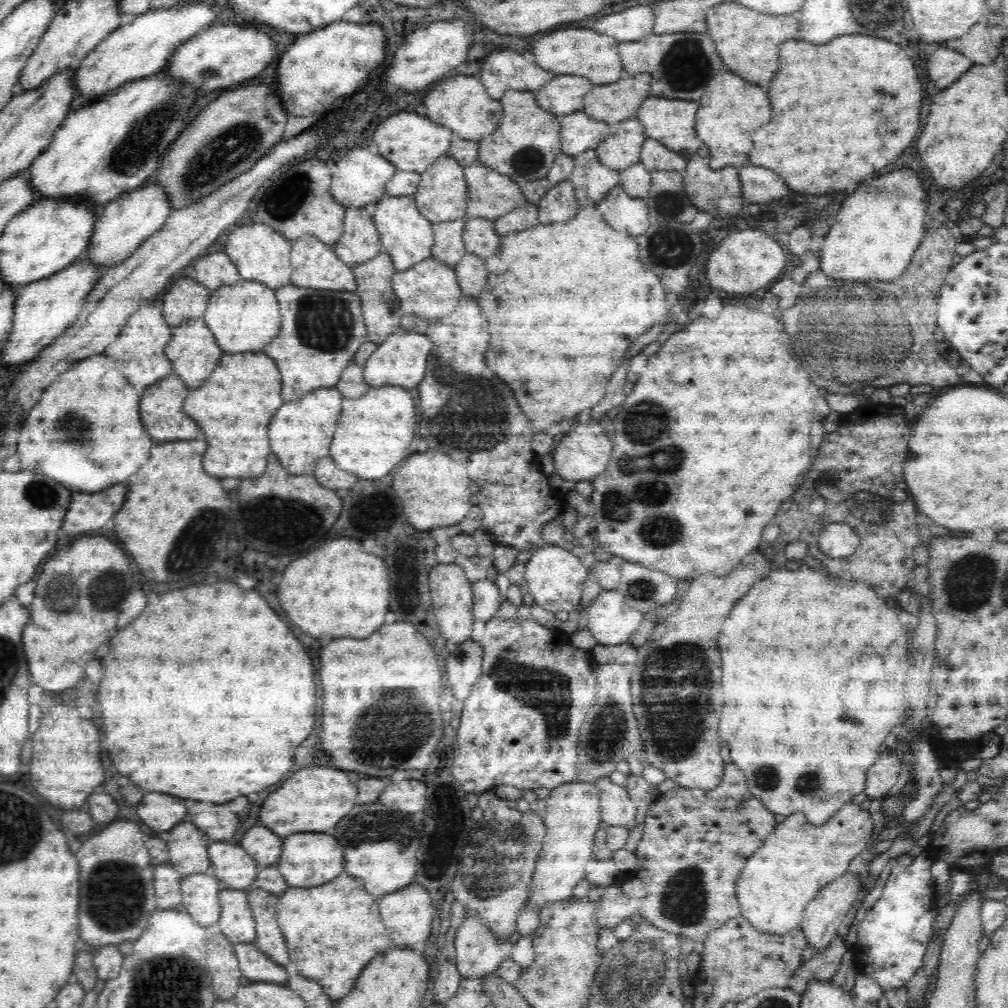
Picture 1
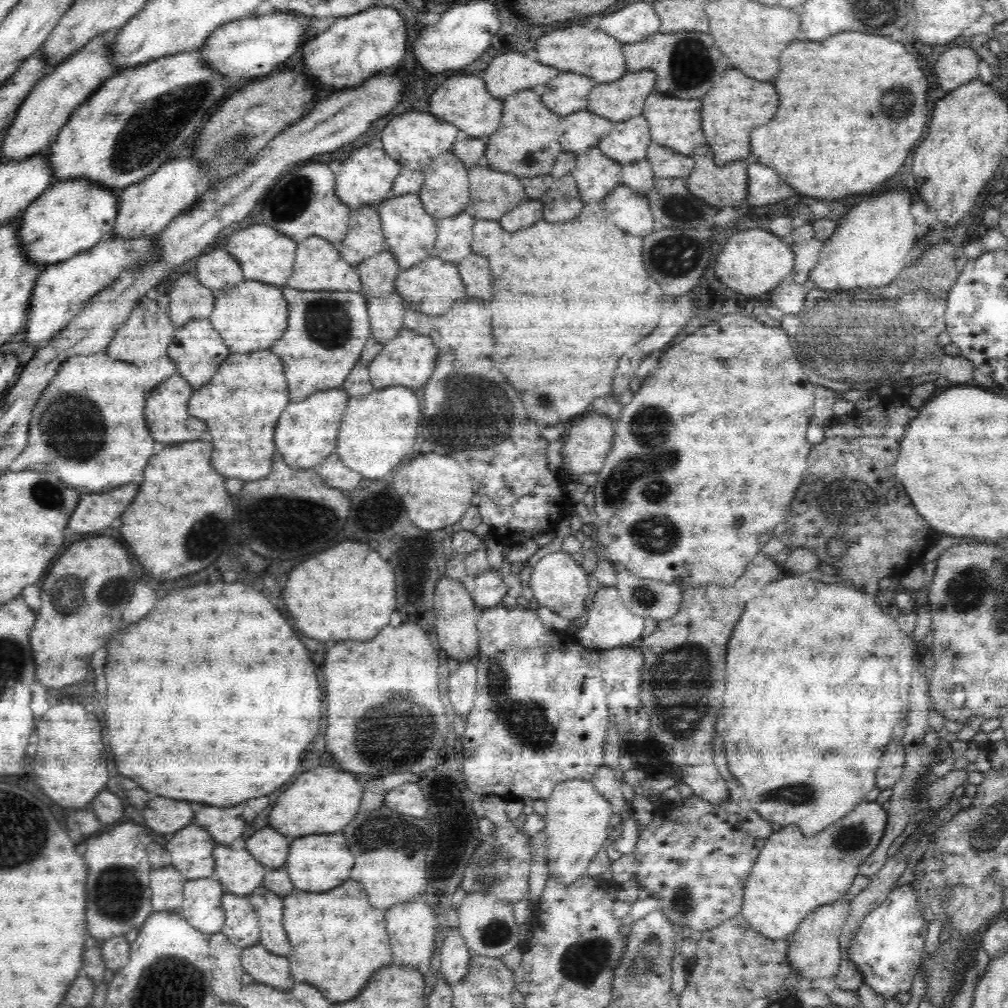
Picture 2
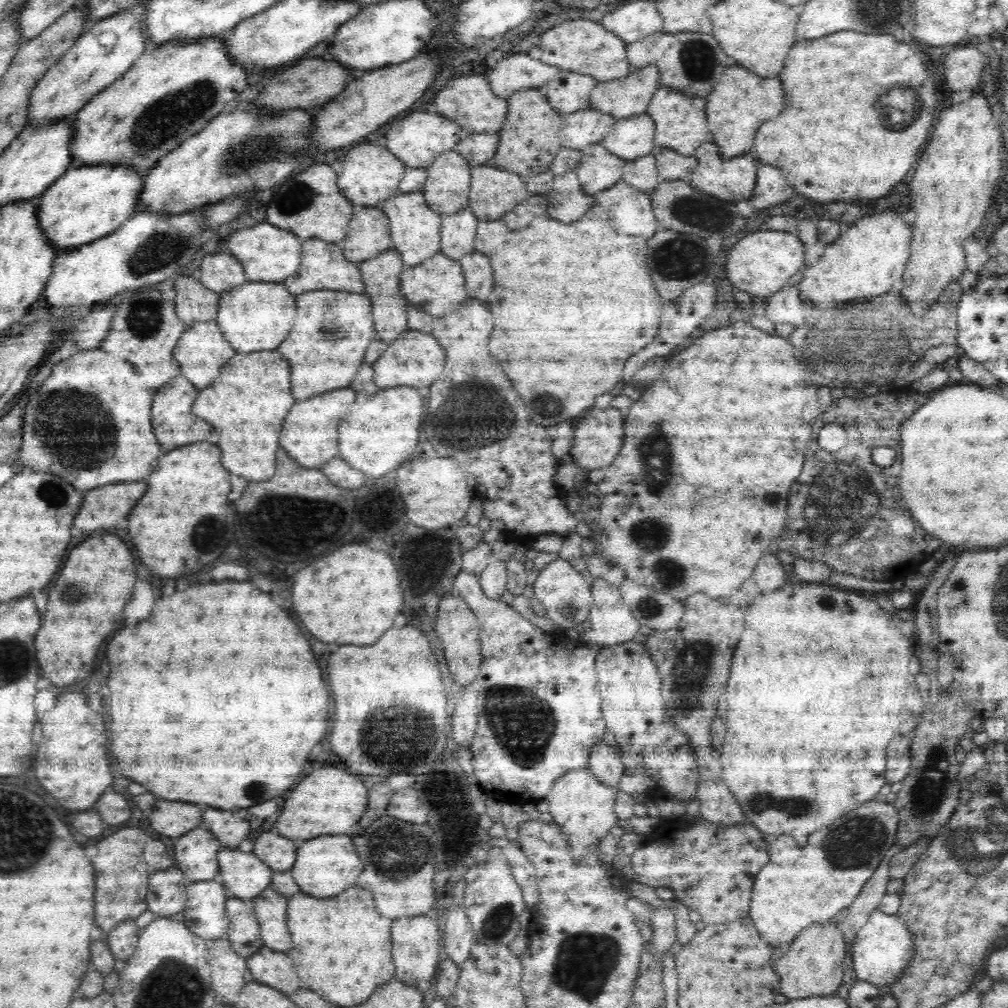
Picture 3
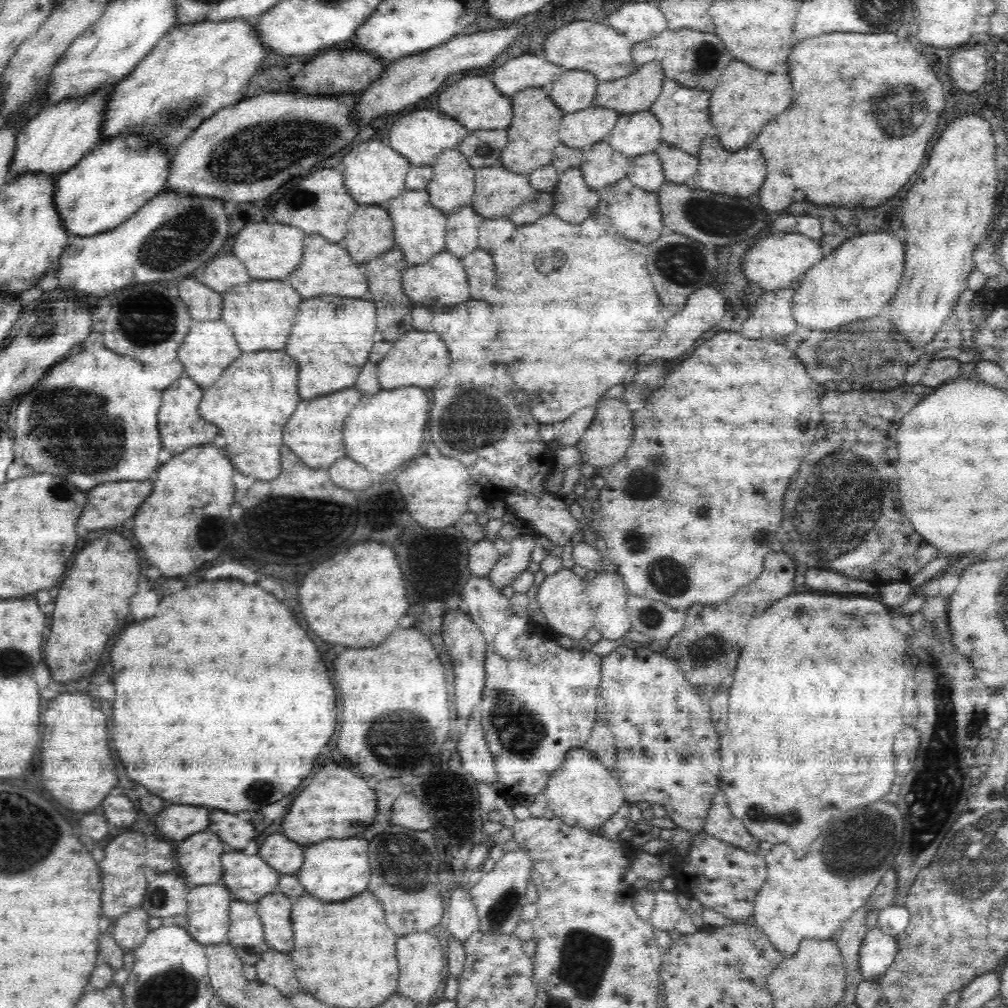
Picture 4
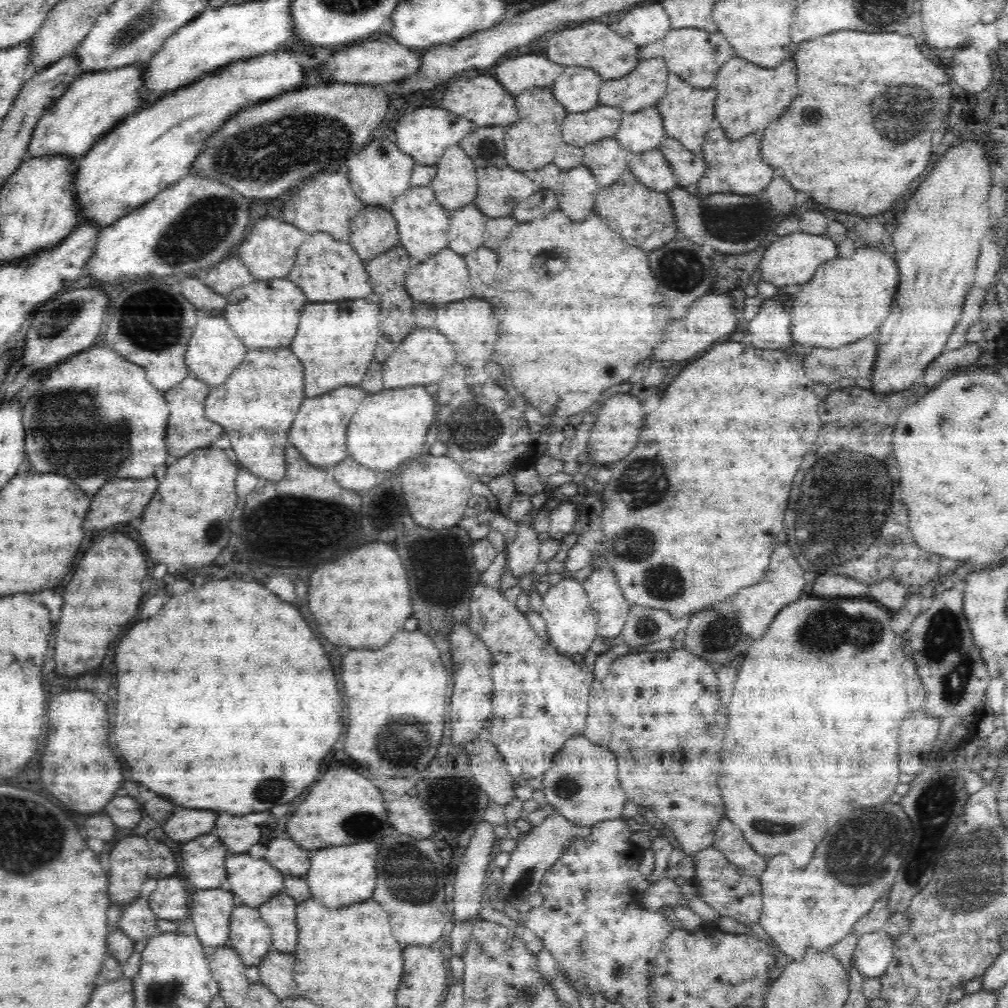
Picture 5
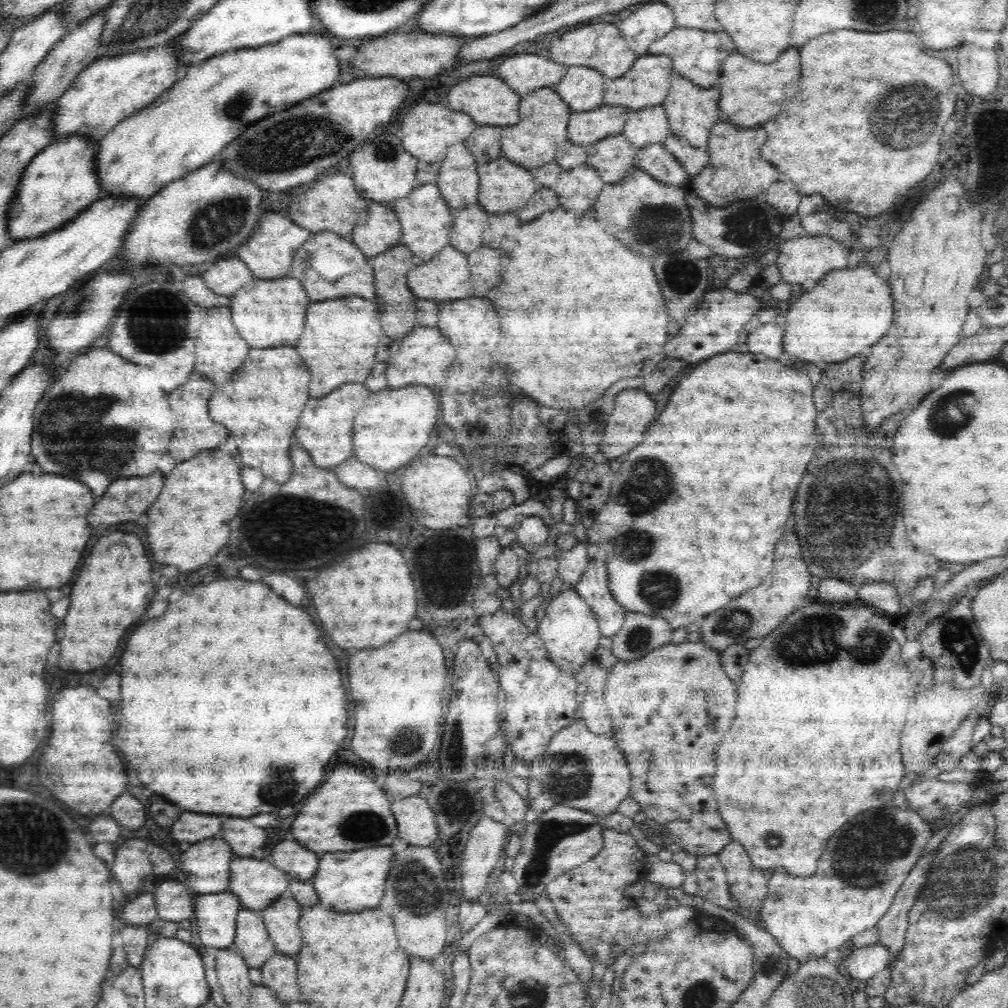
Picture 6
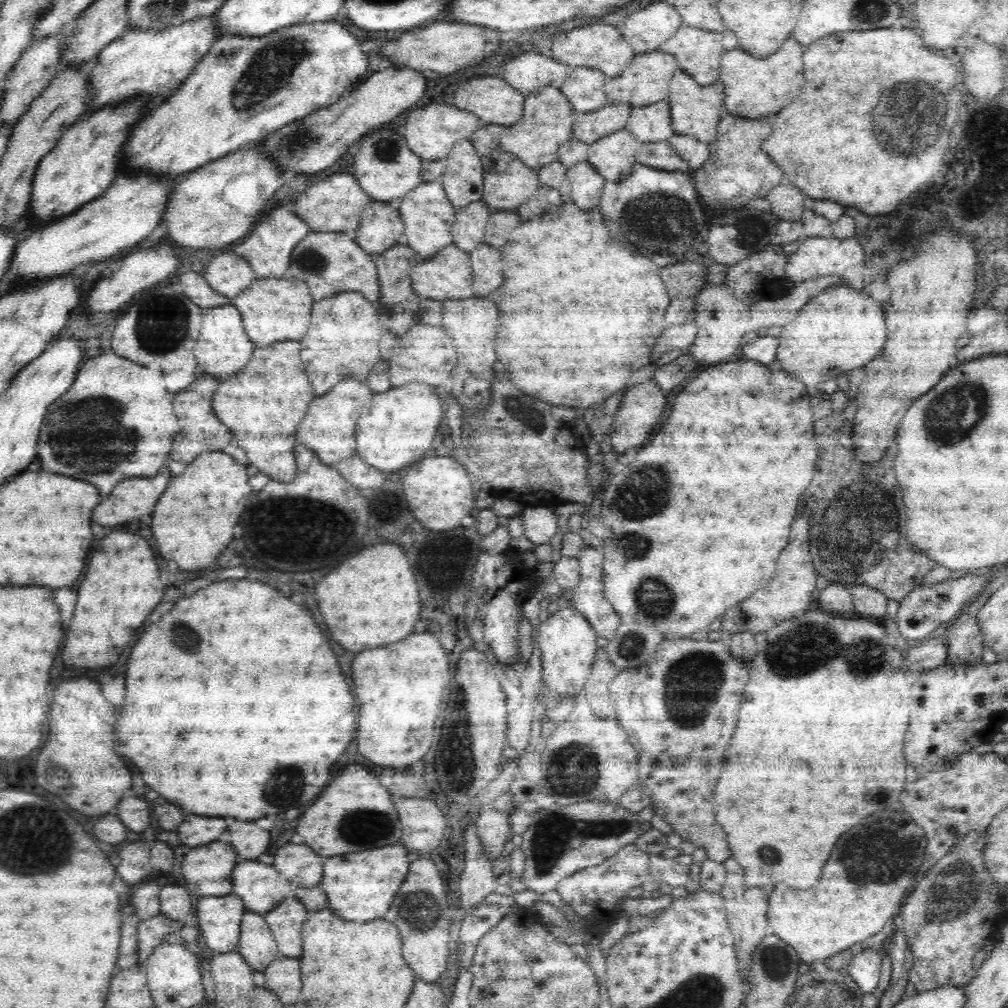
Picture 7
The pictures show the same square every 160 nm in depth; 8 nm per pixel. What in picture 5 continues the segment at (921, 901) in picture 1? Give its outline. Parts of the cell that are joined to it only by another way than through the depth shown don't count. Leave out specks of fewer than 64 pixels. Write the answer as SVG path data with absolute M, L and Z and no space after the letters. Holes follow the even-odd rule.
M879 930L858 936L852 963L856 971L866 978L880 978L893 961L894 939Z

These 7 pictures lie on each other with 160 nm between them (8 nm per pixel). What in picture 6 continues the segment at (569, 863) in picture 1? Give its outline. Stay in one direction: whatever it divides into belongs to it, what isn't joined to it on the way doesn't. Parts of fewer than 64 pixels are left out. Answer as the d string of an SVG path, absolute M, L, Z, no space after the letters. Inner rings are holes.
M584 720L572 722L572 726L562 728L551 738L536 771L541 790L554 800L554 804L571 806L592 815L614 814L620 802L630 796L632 777L624 753L618 750L612 738L592 734Z

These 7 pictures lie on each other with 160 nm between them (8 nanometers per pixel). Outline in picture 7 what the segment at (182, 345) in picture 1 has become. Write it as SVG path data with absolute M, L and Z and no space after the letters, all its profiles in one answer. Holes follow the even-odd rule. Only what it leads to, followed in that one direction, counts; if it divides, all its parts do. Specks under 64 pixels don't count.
M233 304L205 309L203 318L202 332L200 332L198 344L194 348L198 368L202 368L206 374L212 374L218 378L228 378L248 364L248 360L254 352L254 344L246 336L240 311Z

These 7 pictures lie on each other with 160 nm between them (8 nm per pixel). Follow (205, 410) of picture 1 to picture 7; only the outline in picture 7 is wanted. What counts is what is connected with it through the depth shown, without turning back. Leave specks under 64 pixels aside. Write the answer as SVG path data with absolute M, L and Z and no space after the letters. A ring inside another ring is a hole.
M298 342L272 344L264 350L258 348L254 352L254 358L250 360L250 364L246 368L242 368L242 372L238 372L236 376L232 376L220 384L220 388L212 400L216 416L226 426L232 428L236 444L246 450L250 464L260 468L271 479L280 482L294 480L296 476L297 464L294 456L296 426L300 424L306 408L314 400L314 392L310 388L310 380L306 376L304 364L302 364L302 392L298 388L298 374L300 374L298 356L300 356ZM304 388L308 388L308 390L304 390ZM250 416L252 416L252 420L250 420ZM272 454L276 454L276 456L272 456ZM256 458L260 458L258 460L260 464L254 464Z

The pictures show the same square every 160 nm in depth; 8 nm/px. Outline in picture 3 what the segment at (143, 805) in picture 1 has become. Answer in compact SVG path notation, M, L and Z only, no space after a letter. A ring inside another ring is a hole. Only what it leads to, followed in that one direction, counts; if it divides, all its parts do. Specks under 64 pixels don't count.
M160 800L150 814L152 828L166 837L182 836L202 824L202 812L194 804Z

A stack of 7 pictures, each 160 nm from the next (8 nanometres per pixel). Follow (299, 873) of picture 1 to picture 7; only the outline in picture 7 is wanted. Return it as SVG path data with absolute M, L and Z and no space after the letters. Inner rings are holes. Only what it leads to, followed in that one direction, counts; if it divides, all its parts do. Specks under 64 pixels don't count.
M384 846L366 852L332 856L324 862L323 880L320 886L324 889L329 901L329 909L335 916L350 922L368 922L384 918L390 904L395 900L400 886L405 882L410 869L410 858L404 846Z

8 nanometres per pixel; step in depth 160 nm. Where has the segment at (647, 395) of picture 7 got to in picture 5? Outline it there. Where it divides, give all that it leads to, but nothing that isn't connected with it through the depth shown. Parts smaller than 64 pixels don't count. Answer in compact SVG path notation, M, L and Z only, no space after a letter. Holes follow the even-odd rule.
M616 394L612 398L603 398L603 405L596 411L594 428L590 431L586 452L592 455L596 466L609 466L622 460L638 444L646 414L642 411L642 402L634 395Z

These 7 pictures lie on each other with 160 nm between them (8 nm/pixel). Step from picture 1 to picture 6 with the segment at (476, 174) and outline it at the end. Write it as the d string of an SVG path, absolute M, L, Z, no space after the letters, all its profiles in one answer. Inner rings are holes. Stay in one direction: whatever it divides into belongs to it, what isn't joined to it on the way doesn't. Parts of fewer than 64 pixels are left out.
M502 156L488 164L478 164L477 173L479 174L479 196L478 204L484 207L488 214L502 215L513 212L517 207L526 204L531 196L543 186L532 174L532 171L520 167Z

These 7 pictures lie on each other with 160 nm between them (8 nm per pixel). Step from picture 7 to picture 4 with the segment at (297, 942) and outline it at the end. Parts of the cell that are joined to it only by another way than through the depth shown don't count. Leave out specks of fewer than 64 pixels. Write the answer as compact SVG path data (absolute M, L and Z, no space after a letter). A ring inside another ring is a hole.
M278 891L264 896L255 903L263 924L264 938L272 949L288 953L294 948L294 936L290 916L293 906L285 894Z

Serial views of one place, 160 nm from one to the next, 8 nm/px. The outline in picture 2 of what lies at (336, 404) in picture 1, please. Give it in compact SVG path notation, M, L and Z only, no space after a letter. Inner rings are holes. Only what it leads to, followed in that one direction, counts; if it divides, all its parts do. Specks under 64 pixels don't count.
M338 387L315 392L304 400L288 404L288 408L282 412L276 424L276 434L274 434L276 450L282 454L288 466L312 468L336 452L338 428L322 428L322 426L328 426L328 424L338 426L348 406L348 400L348 394L344 388Z

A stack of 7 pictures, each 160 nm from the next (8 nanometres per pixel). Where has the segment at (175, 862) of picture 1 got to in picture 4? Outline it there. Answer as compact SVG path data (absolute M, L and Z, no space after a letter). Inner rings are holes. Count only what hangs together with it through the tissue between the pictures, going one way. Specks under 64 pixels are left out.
M192 834L178 846L177 871L195 886L219 883L224 873L222 854L224 844L216 834Z

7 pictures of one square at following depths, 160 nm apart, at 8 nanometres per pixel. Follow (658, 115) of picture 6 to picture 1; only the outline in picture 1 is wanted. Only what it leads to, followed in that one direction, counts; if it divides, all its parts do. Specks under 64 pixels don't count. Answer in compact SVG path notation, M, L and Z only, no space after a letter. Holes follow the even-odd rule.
M634 117L610 127L610 134L594 149L599 162L617 171L641 163L640 152L647 136L640 120Z

